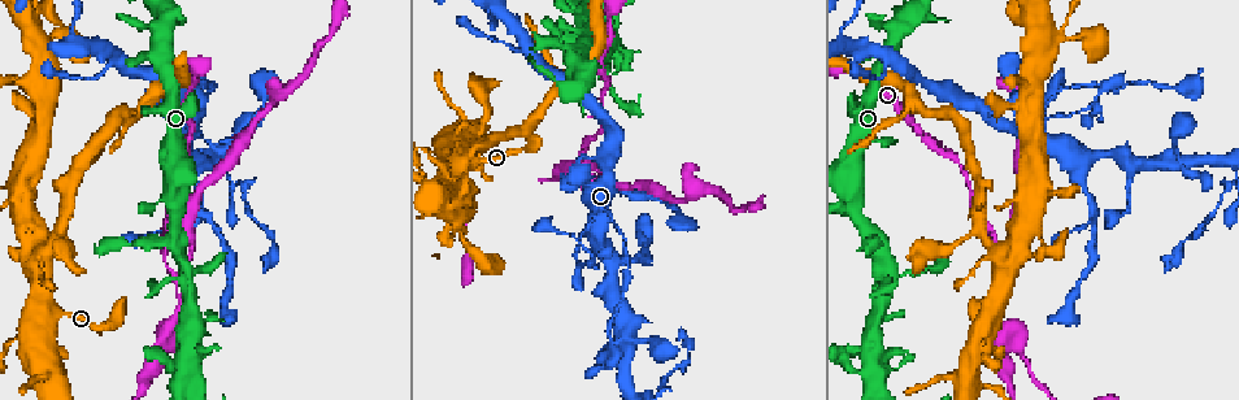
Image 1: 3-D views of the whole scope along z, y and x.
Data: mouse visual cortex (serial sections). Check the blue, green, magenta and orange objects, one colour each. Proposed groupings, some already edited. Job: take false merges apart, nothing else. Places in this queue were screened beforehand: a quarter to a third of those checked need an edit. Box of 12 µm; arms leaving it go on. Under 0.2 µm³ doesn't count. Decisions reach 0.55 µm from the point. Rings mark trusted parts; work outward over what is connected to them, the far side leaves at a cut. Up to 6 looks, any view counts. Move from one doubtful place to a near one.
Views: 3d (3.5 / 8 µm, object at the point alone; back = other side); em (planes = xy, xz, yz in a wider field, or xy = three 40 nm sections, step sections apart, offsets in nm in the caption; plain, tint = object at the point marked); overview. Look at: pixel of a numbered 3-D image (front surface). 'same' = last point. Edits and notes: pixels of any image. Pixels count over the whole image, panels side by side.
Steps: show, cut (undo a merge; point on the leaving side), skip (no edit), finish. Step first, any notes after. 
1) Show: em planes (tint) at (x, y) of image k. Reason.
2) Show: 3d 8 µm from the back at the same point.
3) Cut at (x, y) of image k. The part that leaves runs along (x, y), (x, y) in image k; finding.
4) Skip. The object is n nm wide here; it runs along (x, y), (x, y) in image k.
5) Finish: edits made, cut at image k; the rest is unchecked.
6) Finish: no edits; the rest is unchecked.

Show: 3d 8 µm at (1028, 91) of image 1. Arms part here.

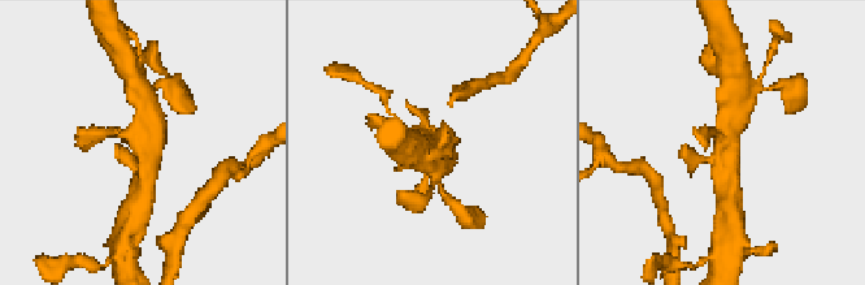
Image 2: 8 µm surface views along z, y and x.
Show: 3d 3.5 µm at (141, 148) of image 2. Zoom in.

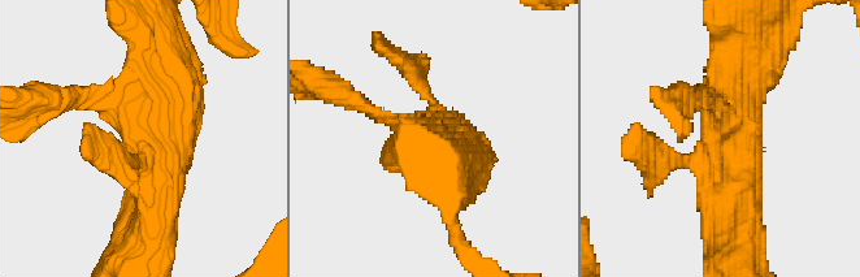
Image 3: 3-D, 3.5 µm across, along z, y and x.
Show: em xy step 2 (tint) at (148, 132) of image 3.

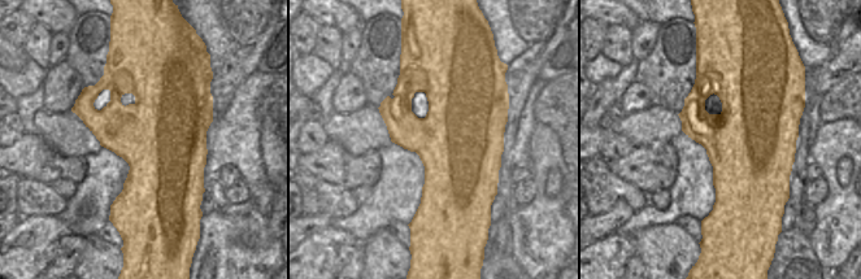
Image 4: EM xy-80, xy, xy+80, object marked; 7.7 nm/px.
Skip. It runs along (150, 230), (165, 159), (165, 59) in image 3; all the same cell.

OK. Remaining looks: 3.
Show: 3d 3.5 µm at (595, 170) of image 1. Abrupt turn.

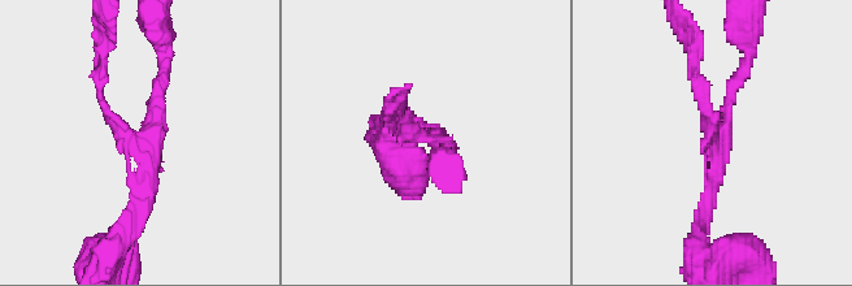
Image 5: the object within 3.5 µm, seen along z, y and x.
Show: em xy step 3 (tint) at (140, 140) of image 5. 3 arms meet here; the arms are 150, 200, 200 nm wide; shape alone is not enough.

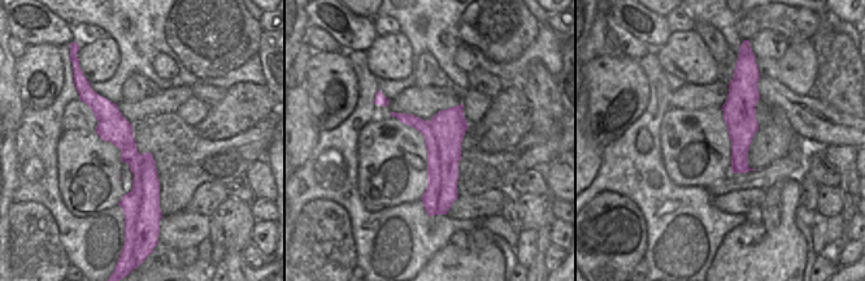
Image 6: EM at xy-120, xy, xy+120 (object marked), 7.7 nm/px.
Cut at (709, 206) of image 5. A second cell is stuck on.

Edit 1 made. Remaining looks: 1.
Finish: edits made, cut at image 5; the rest is unchecked.

